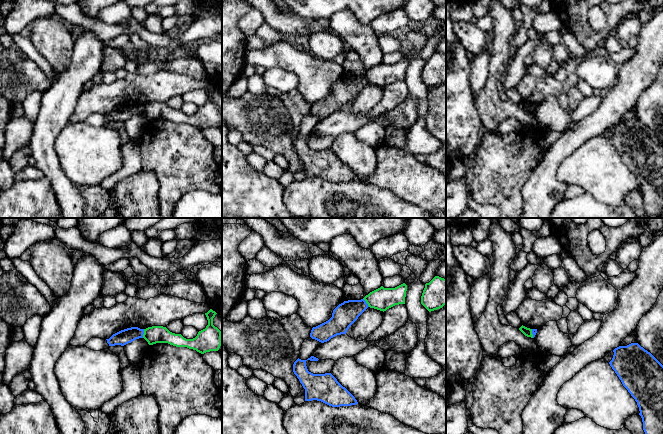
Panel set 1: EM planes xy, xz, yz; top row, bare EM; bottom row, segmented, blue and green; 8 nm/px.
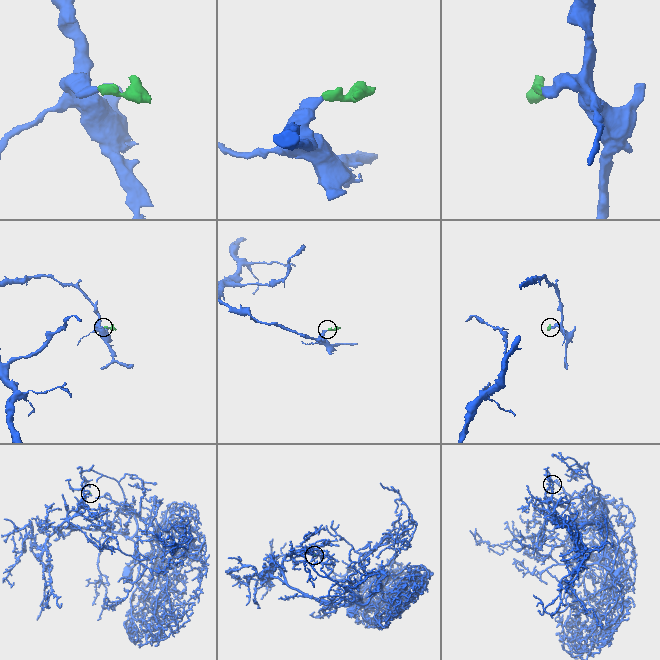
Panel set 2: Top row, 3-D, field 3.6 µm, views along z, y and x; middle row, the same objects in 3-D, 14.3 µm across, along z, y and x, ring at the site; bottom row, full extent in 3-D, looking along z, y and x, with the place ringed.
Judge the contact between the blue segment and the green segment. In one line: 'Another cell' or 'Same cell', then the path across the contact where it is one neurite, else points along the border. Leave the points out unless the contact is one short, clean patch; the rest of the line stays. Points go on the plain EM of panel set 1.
Another cell. Boundary: xy (144, 105), (142, 113)

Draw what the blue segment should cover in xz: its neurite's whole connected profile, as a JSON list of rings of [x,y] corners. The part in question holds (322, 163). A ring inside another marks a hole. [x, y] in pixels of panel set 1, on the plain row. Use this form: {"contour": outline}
{"contour": [[[298,134],[293,140],[293,148],[305,165],[305,177],[317,176],[332,183],[358,180],[331,149],[313,150],[308,147],[306,137]]]}

